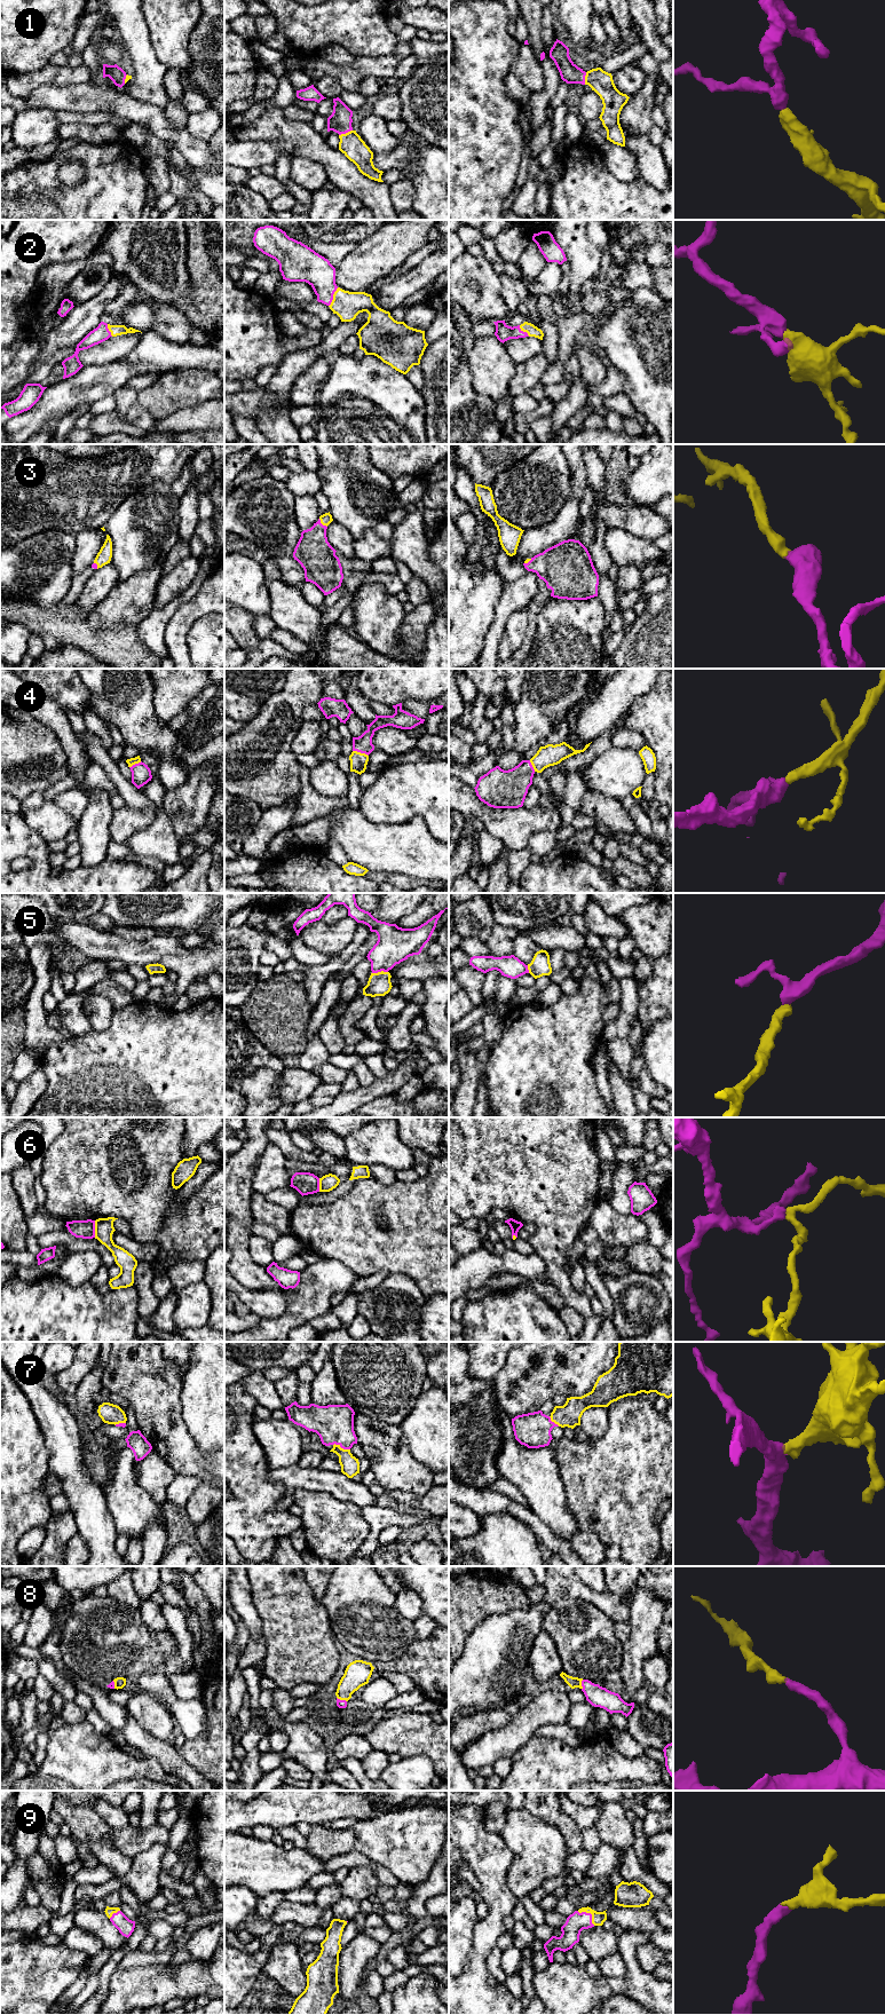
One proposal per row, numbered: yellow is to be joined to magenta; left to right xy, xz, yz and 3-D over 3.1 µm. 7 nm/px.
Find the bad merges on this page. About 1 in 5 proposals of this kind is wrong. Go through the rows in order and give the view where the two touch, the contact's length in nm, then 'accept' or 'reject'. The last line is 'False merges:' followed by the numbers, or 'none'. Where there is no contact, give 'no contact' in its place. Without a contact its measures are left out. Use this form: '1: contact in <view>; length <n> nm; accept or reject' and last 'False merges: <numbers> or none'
1: contact in xz; length 100 nm; accept
2: contact in xz; length 150 nm; accept
3: contact in xz; length 90 nm; accept
4: contact in xz; length 120 nm; accept
5: contact in xz; length 110 nm; accept
6: contact in xy; length 120 nm; reject
7: contact in xz; length 130 nm; accept
8: contact in xz; length 80 nm; accept
9: contact in yz; length 160 nm; accept
False merges: 6

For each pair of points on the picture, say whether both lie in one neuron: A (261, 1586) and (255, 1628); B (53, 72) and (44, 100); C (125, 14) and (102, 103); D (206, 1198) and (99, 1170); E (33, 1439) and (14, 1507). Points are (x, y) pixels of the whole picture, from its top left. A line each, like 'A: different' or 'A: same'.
A: different
B: different
C: different
D: same
E: same

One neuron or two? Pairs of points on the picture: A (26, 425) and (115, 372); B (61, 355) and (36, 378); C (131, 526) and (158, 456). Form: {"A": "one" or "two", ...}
{"A": "one", "B": "one", "C": "two"}

